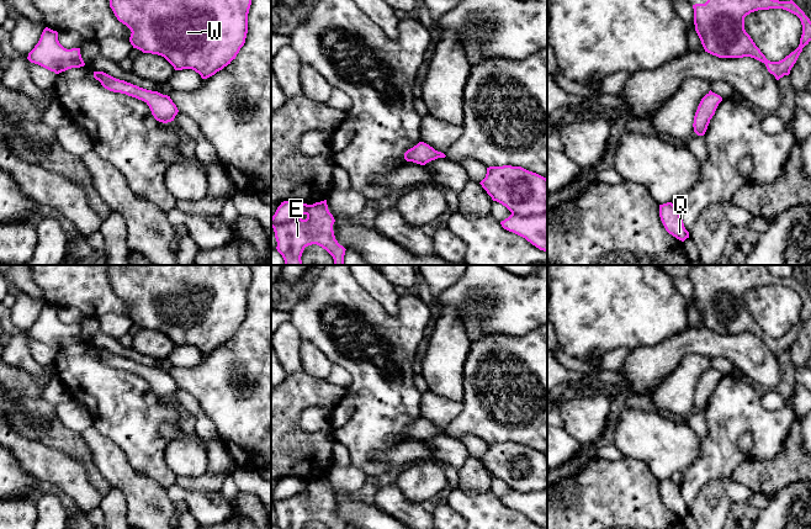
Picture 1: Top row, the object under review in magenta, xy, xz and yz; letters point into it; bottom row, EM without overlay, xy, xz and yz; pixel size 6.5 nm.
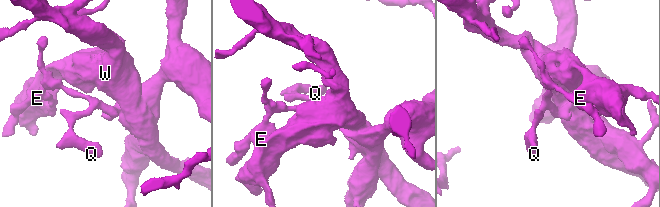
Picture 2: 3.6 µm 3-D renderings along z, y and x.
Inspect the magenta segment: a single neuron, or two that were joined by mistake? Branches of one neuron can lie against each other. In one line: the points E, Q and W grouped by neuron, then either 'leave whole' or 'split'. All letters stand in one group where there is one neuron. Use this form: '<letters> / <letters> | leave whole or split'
E W / Q | split

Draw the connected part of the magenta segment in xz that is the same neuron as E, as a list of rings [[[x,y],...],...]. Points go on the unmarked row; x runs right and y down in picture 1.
[[[327,476],[313,481],[283,477],[271,493],[276,525],[279,529],[303,529],[306,523],[317,520],[328,529],[345,529],[335,515],[334,498]]]

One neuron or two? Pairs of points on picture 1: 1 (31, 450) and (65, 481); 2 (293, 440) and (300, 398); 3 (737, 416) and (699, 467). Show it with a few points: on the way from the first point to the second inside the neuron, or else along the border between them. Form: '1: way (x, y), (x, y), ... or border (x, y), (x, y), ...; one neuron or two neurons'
1: way (40, 459), (57, 472); one neuron
2: way (291, 430), (291, 408); one neuron
3: way (725, 428), (720, 445), (711, 455); one neuron

